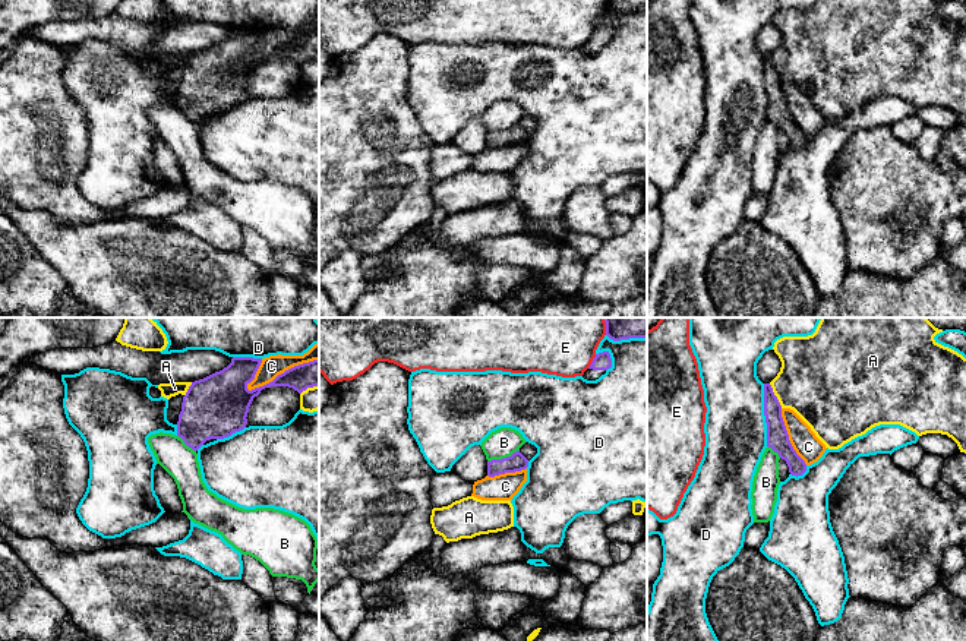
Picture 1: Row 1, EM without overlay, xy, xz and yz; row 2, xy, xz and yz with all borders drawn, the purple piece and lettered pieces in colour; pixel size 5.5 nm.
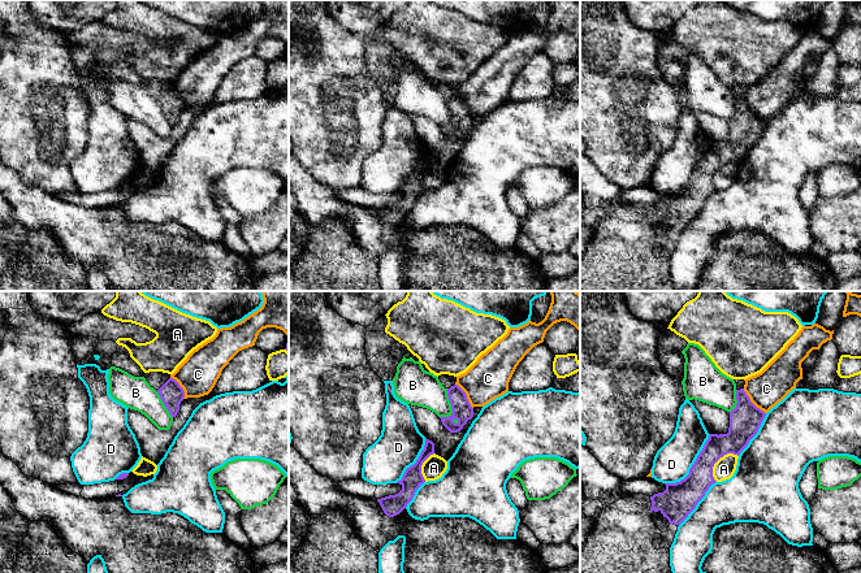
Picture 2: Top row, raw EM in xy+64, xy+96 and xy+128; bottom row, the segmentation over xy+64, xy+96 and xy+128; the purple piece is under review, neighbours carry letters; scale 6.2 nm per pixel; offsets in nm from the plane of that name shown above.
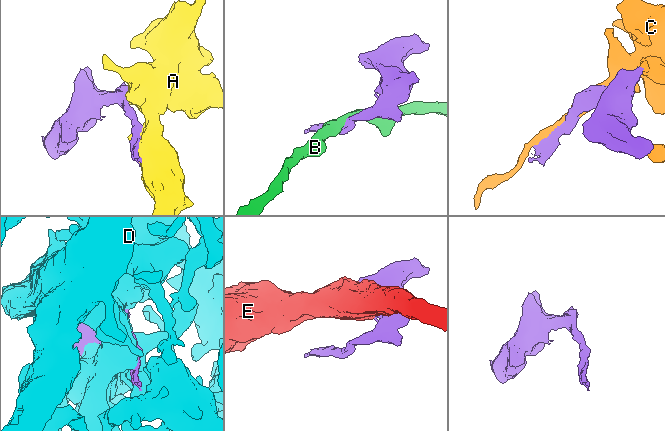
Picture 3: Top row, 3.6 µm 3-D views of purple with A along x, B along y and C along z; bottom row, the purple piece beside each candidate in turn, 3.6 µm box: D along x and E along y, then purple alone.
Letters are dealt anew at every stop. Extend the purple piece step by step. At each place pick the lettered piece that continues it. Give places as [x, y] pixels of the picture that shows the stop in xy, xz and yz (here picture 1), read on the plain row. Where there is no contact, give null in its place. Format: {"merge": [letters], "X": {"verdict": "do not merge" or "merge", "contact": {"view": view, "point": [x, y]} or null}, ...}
{"merge": [], "A": {"verdict": "do not merge", "contact": {"view": "yz", "point": [774, 68]}}, "B": {"verdict": "do not merge", "contact": {"view": "xz", "point": [502, 130]}}, "C": {"verdict": "do not merge", "contact": {"view": "xy", "point": [281, 46]}}, "D": {"verdict": "do not merge", "contact": {"view": "yz", "point": [764, 87]}}, "E": {"verdict": "do not merge", "contact": {"view": "xz", "point": [592, 34]}}}

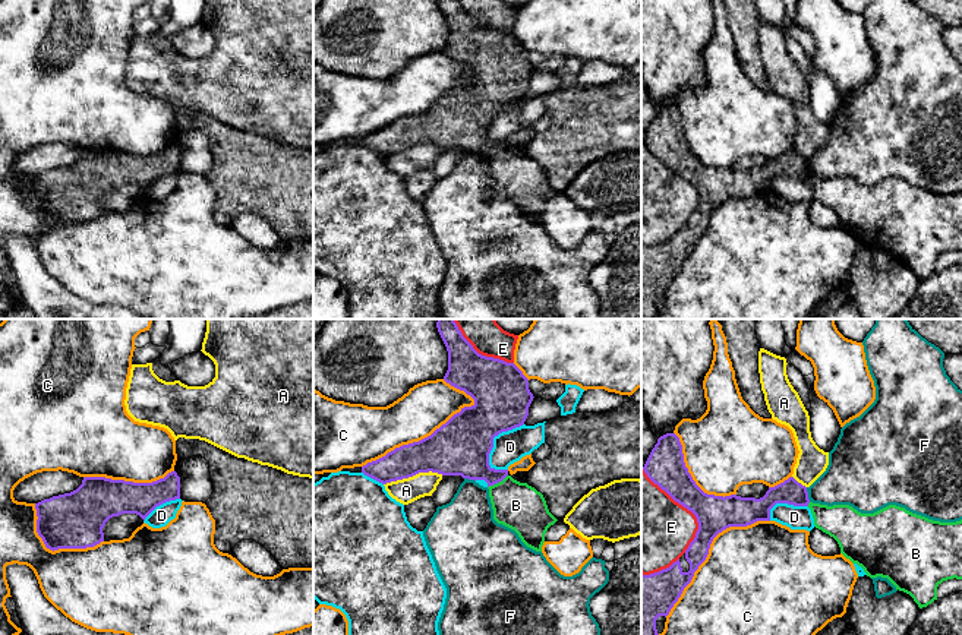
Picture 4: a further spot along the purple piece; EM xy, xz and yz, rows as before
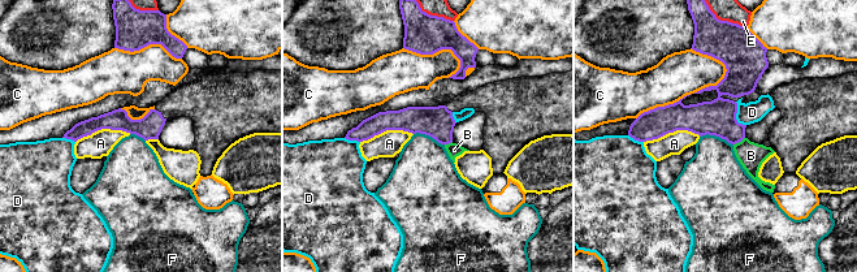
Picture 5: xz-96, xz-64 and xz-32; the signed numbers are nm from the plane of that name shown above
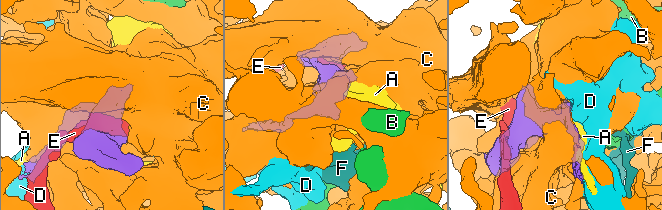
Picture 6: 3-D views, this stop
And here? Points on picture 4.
{"merge": ["B"], "A": {"verdict": "do not merge", "contact": {"view": "xz", "point": [413, 147]}}, "B": {"verdict": "merge", "contact": {"view": "xz", "point": [497, 154]}}, "C": {"verdict": "do not merge", "contact": {"view": "xz", "point": [419, 113]}}, "D": {"verdict": "do not merge", "contact": {"view": "xz", "point": [492, 111]}}, "E": {"verdict": "do not merge", "contact": {"view": "yz", "point": [685, 179]}}, "F": {"verdict": "do not merge", "contact": {"view": "yz", "point": [807, 167]}}}

